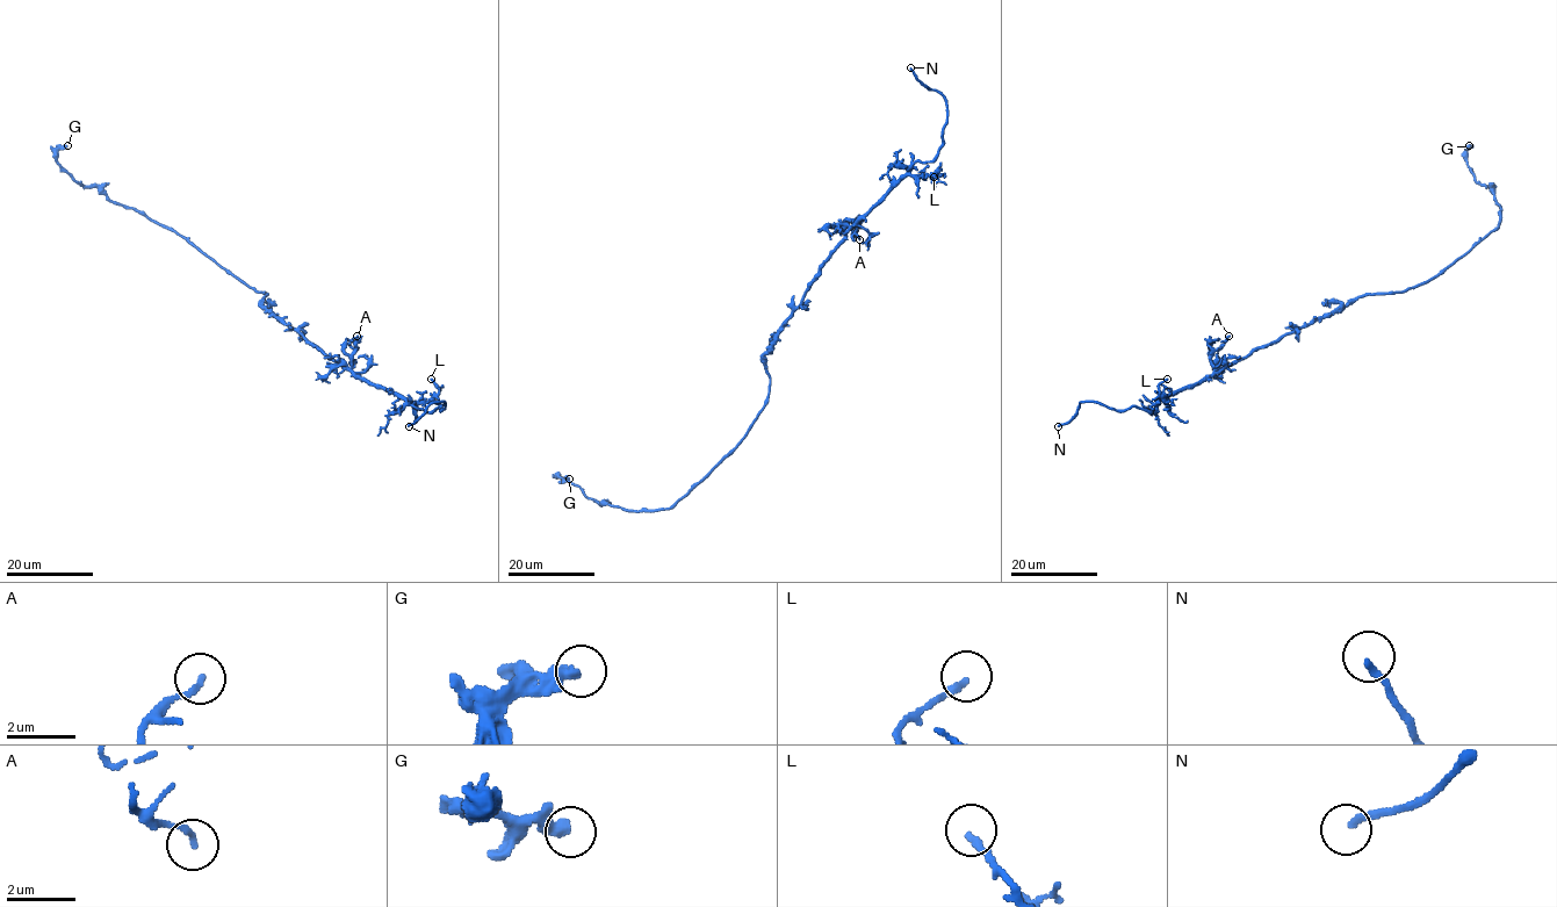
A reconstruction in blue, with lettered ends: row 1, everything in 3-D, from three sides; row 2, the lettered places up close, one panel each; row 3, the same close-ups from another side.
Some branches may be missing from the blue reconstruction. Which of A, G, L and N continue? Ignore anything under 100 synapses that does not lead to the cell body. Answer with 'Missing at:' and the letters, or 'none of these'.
Missing at: N

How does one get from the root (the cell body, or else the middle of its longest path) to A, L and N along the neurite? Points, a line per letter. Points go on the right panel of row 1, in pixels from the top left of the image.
A: (1330, 314), (1216, 368), (1210, 355), (1228, 336)
L: (1330, 314), (1255, 347), (1211, 376), (1172, 394), (1165, 402), (1158, 386), (1167, 379)
N: (1330, 314), (1168, 394), (1151, 408), (1151, 412), (1136, 407), (1115, 410), (1081, 401), (1078, 412), (1058, 426)

